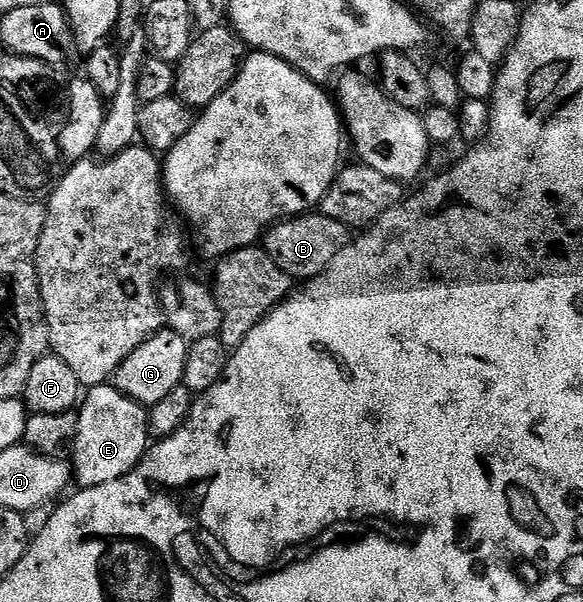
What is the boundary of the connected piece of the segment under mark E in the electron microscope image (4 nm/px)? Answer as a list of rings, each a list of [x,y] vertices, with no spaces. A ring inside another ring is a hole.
[[[112,383],[97,384],[84,393],[79,404],[79,411],[75,416],[75,431],[71,441],[71,453],[73,452],[73,464],[71,463],[71,476],[78,480],[81,488],[99,486],[103,482],[117,480],[136,468],[141,457],[147,451],[147,412],[142,405],[122,395]]]

